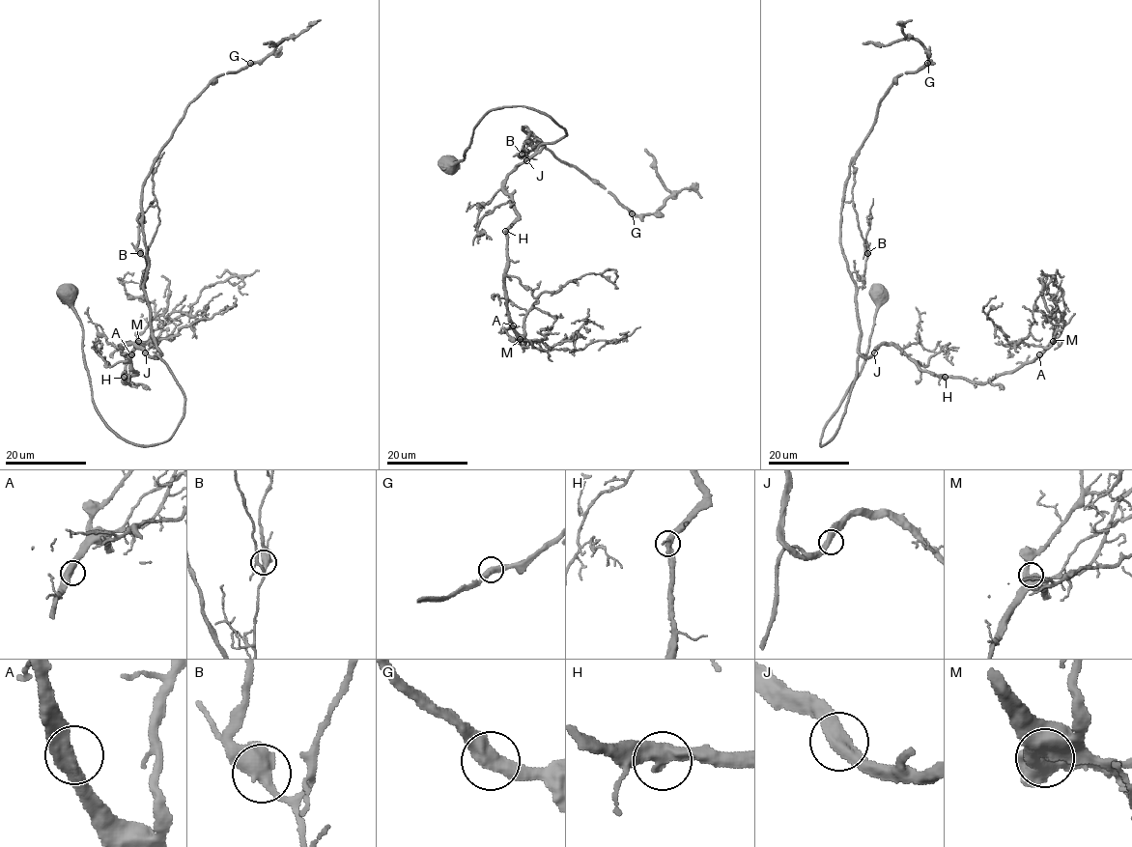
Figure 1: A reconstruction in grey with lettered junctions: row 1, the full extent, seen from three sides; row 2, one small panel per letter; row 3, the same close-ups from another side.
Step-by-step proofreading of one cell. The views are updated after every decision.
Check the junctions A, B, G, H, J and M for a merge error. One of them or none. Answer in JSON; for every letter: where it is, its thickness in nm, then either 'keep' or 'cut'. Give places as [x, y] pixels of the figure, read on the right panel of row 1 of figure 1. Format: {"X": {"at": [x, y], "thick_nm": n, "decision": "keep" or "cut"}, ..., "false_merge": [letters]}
{"A": {"at": [1039, 354], "thick_nm": 500, "decision": "keep"}, "B": {"at": [867, 253], "thick_nm": 500, "decision": "keep"}, "G": {"at": [927, 63], "thick_nm": 500, "decision": "keep"}, "H": {"at": [945, 377], "thick_nm": 480, "decision": "keep"}, "J": {"at": [874, 352], "thick_nm": 480, "decision": "keep"}, "M": {"at": [1053, 341], "thick_nm": 500, "decision": "keep"}, "false_merge": []}

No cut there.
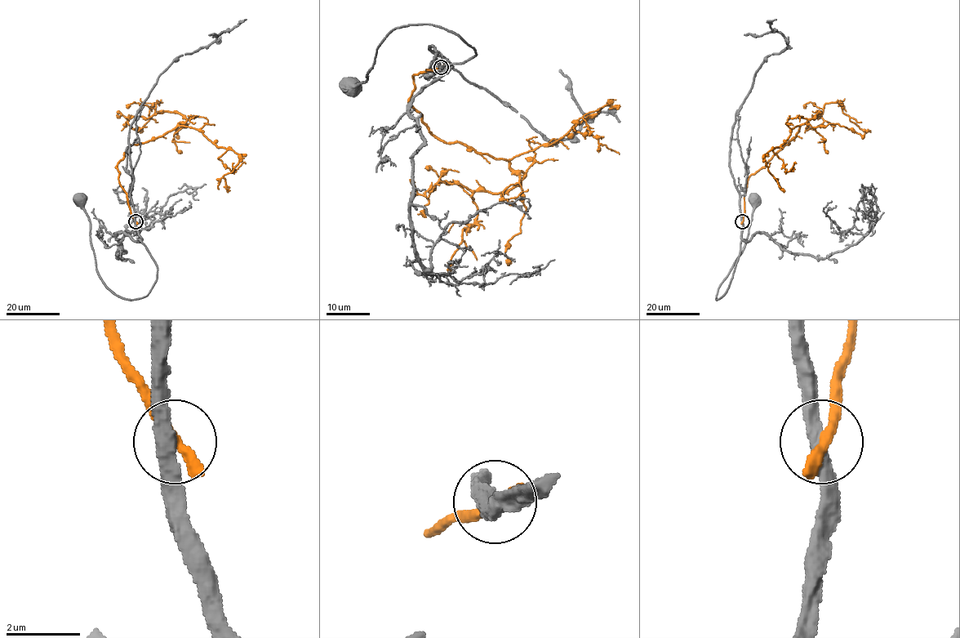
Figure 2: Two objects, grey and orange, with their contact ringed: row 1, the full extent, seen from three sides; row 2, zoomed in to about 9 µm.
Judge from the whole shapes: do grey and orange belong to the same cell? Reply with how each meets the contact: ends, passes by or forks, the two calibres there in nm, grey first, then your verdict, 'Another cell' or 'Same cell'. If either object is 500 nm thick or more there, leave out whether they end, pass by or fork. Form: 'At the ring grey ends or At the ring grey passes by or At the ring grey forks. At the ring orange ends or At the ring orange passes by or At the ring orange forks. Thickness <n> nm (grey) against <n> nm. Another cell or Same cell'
At the ring grey passes by. At the ring orange ends. Thickness 400 nm (grey) against 400 nm. Another cell

